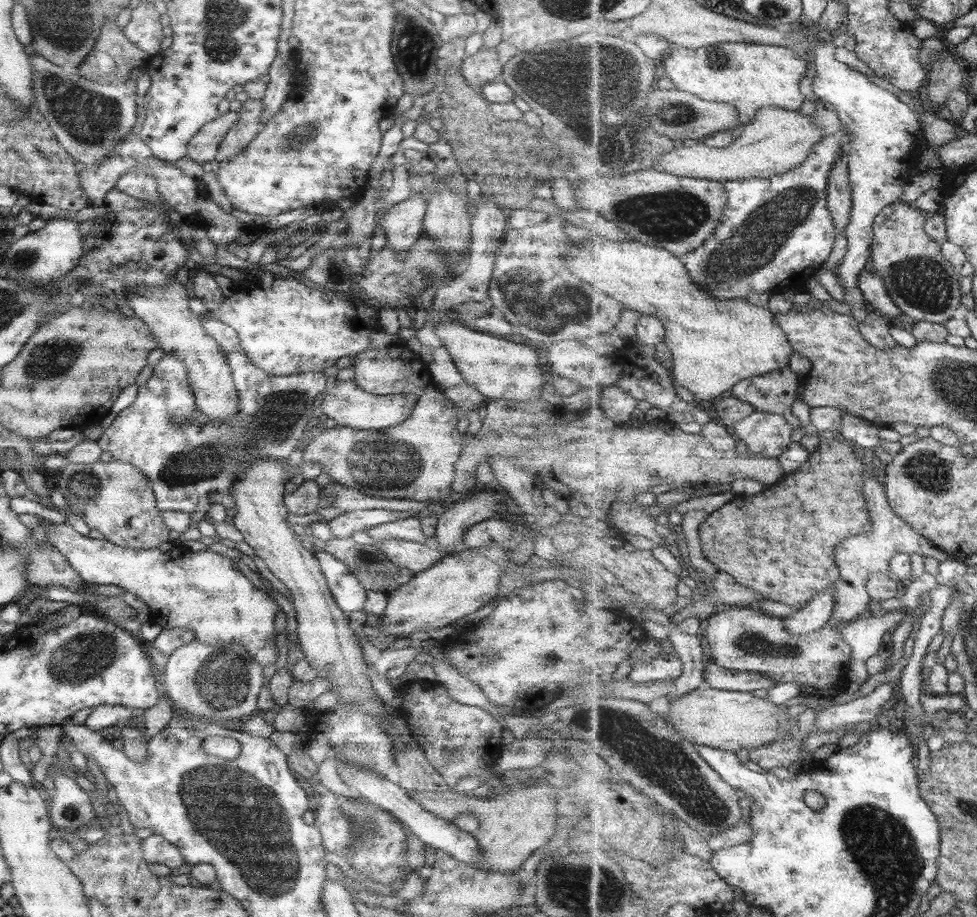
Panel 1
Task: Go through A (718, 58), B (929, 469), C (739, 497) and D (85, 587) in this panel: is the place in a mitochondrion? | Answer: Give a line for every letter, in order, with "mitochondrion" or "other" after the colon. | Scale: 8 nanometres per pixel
A: mitochondrion
B: mitochondrion
C: other
D: other

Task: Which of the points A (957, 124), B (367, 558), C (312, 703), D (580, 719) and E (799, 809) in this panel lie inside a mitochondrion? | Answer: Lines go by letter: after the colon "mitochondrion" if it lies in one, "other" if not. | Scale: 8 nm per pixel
A: other
B: mitochondrion
C: other
D: other
E: other

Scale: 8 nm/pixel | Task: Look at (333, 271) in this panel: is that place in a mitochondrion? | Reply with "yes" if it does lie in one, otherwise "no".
yes

